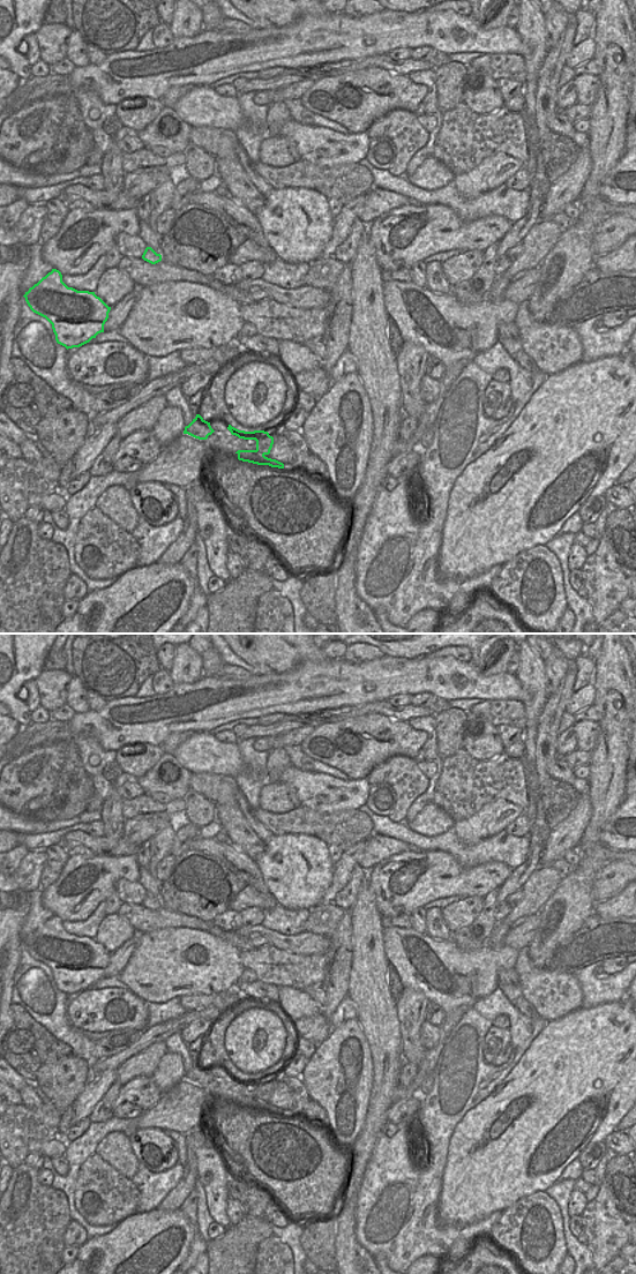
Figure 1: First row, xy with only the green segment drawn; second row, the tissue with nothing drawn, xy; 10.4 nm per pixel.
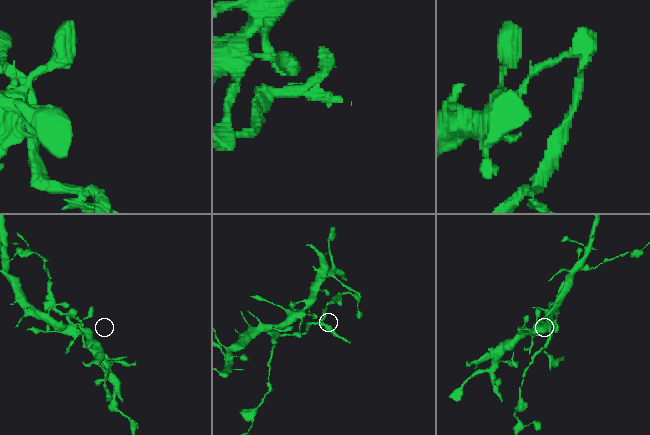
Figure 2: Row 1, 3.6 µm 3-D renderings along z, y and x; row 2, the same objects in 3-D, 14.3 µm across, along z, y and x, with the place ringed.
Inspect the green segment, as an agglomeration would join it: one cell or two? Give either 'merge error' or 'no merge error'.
merge error

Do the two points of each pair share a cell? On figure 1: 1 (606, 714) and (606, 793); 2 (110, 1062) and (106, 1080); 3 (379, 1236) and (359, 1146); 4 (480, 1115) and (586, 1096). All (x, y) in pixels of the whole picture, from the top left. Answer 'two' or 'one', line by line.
1: one
2: two
3: two
4: one

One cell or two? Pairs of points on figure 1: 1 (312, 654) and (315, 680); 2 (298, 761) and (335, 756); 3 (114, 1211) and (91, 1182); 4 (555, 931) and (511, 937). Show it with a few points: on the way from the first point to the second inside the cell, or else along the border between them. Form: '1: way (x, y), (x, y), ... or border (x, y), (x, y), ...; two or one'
1: border (327, 658), (320, 661), (304, 660), (287, 671); two
2: border (299, 746), (308, 756), (337, 769); two
3: way (111, 1204), (98, 1189); one
4: border (538, 914), (538, 928), (526, 946); two

